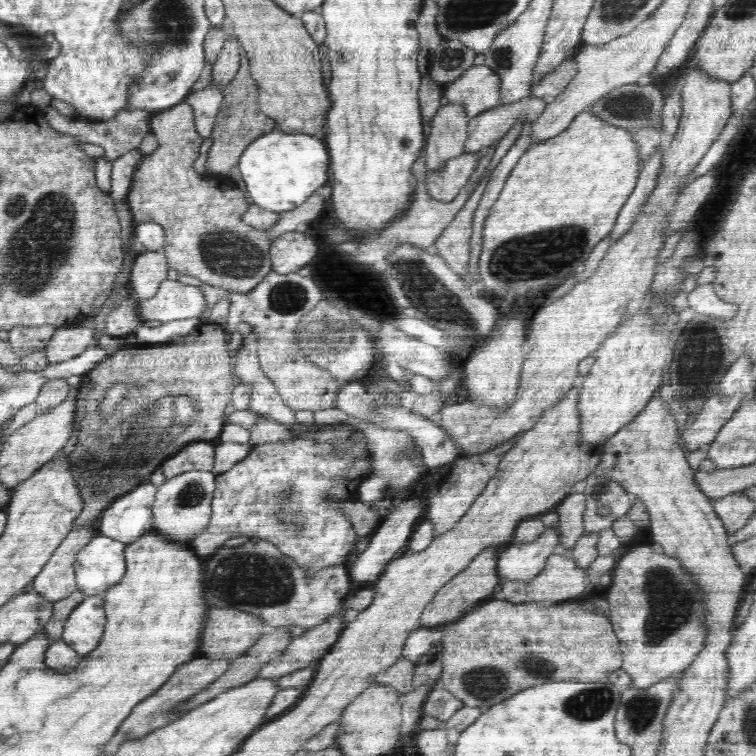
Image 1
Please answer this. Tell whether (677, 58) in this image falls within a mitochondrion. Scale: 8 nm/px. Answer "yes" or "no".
no

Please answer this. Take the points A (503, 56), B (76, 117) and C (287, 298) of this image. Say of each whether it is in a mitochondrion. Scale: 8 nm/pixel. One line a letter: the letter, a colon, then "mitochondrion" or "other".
A: mitochondrion
B: other
C: mitochondrion

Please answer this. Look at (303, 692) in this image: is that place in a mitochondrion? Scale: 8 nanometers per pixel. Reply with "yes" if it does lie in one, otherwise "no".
no

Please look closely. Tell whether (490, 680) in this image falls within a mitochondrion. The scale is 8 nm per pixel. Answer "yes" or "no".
yes

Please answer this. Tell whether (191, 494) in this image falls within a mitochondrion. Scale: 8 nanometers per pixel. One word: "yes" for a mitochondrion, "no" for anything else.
yes

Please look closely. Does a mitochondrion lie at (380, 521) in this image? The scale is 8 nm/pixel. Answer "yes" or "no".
no

